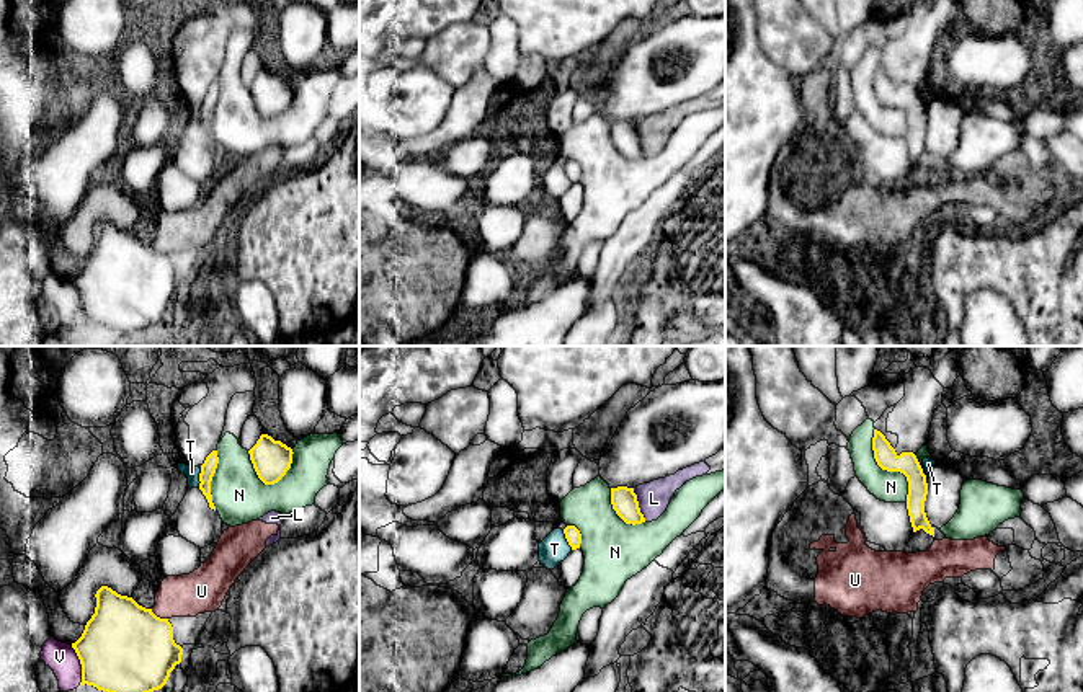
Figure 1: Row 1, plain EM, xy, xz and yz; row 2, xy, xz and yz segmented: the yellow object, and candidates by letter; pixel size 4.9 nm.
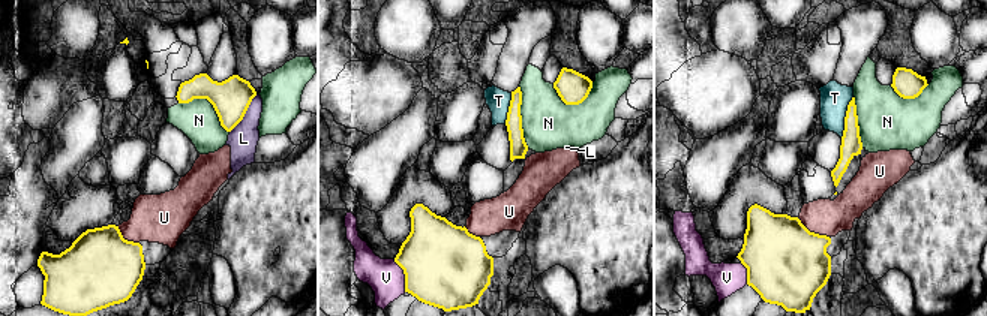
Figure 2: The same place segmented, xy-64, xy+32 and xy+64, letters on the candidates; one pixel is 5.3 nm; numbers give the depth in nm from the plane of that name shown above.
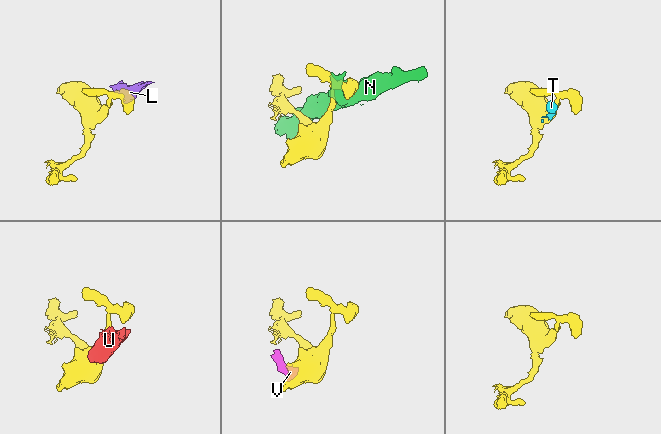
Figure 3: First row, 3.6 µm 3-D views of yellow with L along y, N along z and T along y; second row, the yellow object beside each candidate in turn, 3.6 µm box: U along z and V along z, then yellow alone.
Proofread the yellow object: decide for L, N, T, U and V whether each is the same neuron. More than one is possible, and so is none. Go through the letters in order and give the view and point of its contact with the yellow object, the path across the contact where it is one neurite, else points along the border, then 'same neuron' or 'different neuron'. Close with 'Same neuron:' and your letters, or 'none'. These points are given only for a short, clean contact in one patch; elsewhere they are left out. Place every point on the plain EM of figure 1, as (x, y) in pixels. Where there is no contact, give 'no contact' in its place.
L: xz (637, 139) | along xz (632, 123), (646, 155) | different neuron
N: yz (886, 103) | different neuron
T: xy (200, 113) | along xy (201, 103), (198, 121) | different neuron
U: xy (159, 252) | different neuron
V: xy (80, 297) | along xy (71, 279), (80, 299), (80, 319) | different neuron
Same neuron: none

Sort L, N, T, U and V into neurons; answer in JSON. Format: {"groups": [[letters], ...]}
{"groups": [["L", "U"], ["N"], ["T", "V"]]}

